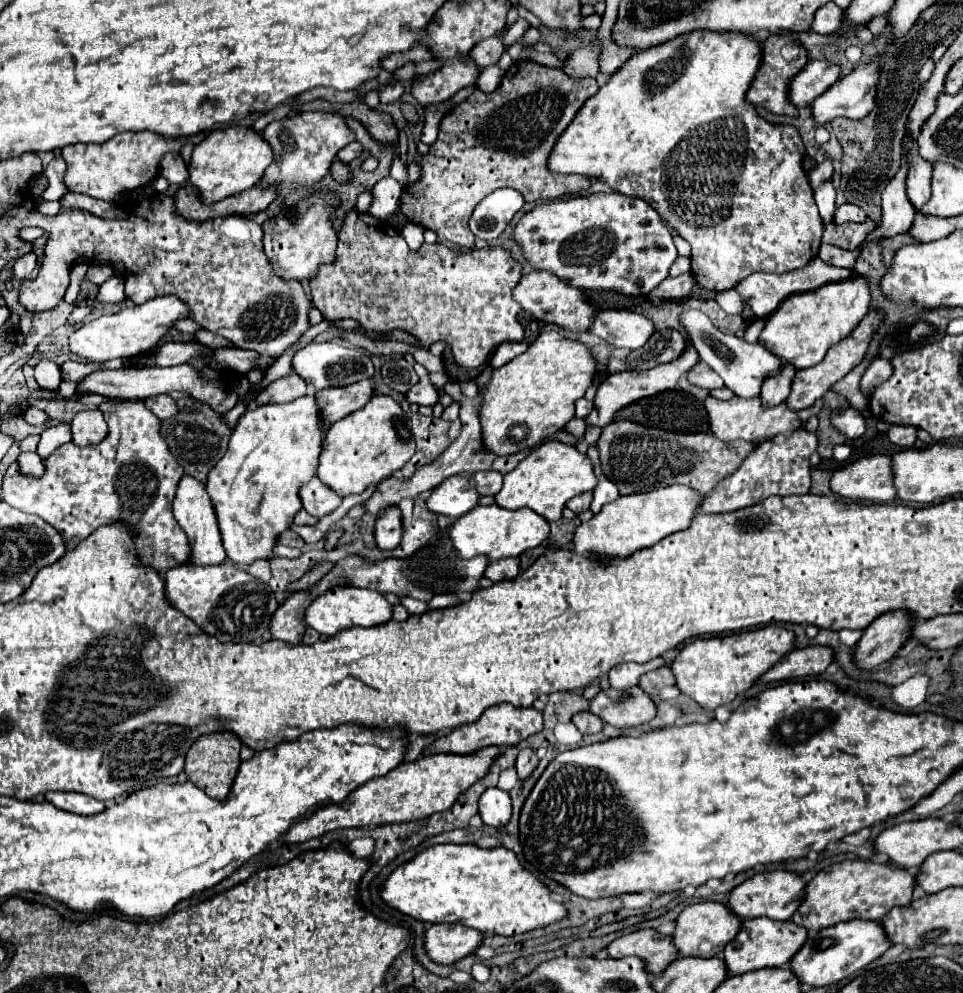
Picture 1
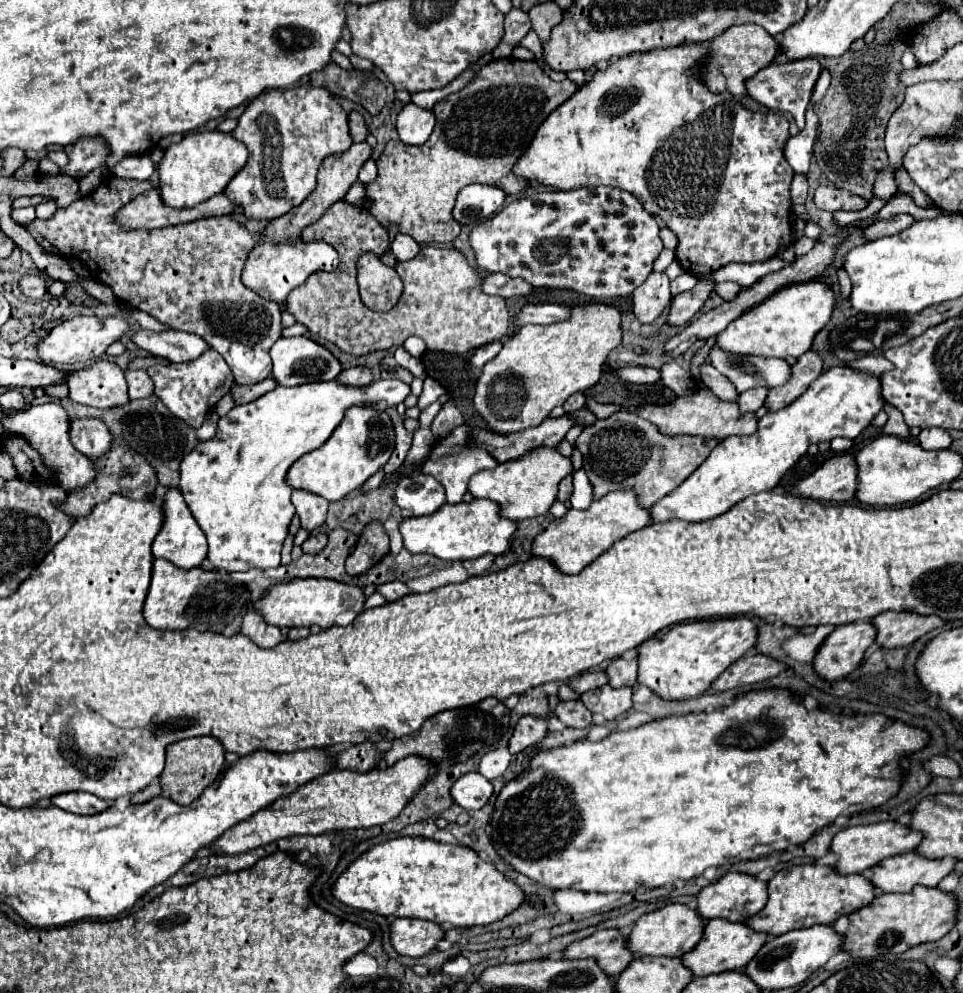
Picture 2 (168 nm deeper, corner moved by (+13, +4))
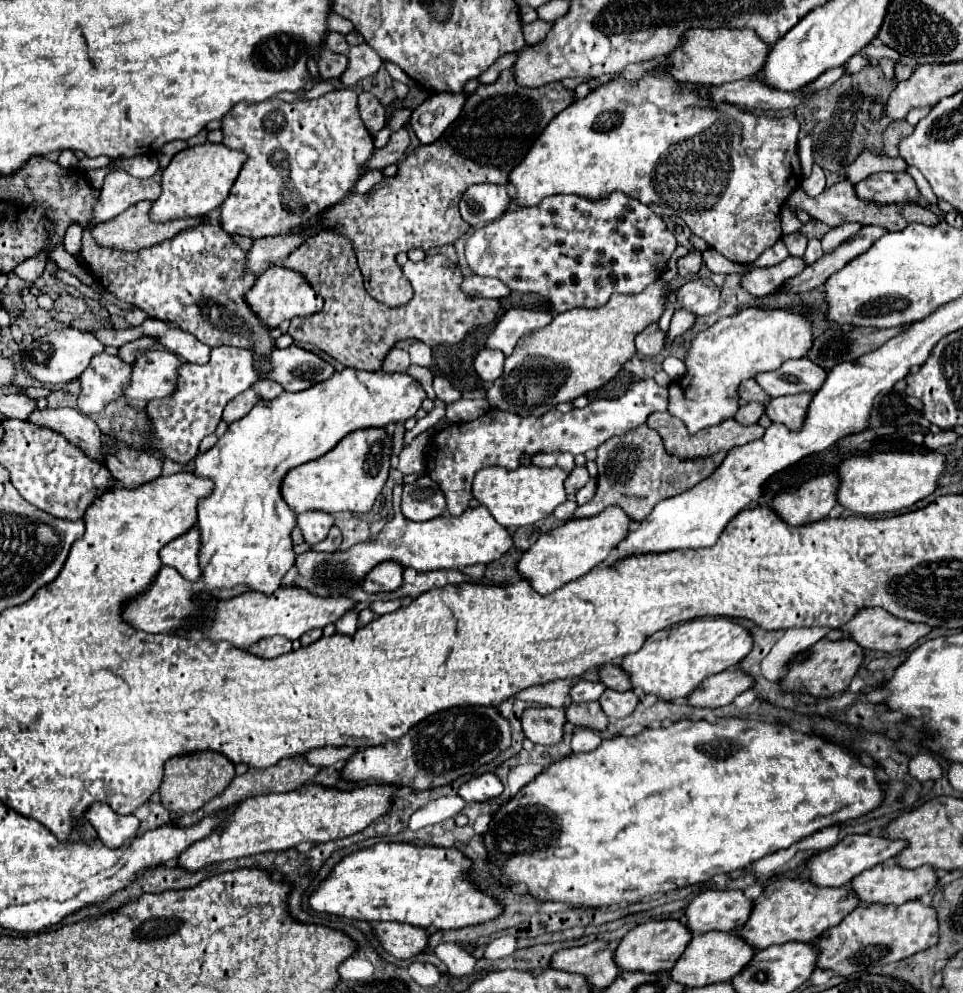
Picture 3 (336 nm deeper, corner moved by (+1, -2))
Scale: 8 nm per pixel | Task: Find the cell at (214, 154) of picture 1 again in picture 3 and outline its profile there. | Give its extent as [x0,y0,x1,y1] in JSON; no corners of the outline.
[150,143,246,223]

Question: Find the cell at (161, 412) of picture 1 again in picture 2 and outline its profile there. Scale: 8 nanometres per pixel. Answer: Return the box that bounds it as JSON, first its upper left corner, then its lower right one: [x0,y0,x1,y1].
[124,369,154,399]

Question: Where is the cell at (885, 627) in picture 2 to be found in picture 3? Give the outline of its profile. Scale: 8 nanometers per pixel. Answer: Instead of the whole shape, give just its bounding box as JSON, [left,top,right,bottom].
[840,607,932,653]

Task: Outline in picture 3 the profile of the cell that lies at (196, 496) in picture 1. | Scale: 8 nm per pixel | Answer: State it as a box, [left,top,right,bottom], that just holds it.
[160,525,198,581]

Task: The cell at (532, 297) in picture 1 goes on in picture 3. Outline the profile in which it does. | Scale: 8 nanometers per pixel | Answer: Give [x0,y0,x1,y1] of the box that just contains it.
[462,277,510,299]

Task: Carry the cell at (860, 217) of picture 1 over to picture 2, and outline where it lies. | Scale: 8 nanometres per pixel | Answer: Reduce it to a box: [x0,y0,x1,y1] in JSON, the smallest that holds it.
[814,185,868,211]

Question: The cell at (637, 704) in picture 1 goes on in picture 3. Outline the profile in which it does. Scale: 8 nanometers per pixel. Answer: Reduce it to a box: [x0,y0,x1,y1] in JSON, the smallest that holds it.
[600,689,640,721]

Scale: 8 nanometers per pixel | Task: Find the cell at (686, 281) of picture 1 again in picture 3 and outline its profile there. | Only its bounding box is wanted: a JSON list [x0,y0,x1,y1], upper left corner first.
[636,321,664,355]

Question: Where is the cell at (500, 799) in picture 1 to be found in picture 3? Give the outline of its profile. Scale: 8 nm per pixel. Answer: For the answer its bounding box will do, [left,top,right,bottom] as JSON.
[458,773,504,803]

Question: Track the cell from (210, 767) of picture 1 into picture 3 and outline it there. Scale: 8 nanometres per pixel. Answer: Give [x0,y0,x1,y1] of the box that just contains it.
[160,751,236,813]

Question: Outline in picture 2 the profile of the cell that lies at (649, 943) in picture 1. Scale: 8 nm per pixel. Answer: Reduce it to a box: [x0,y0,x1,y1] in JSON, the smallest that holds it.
[564,929,634,977]

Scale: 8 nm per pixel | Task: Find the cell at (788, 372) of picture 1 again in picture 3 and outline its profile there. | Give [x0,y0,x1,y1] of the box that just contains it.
[734,403,766,425]

